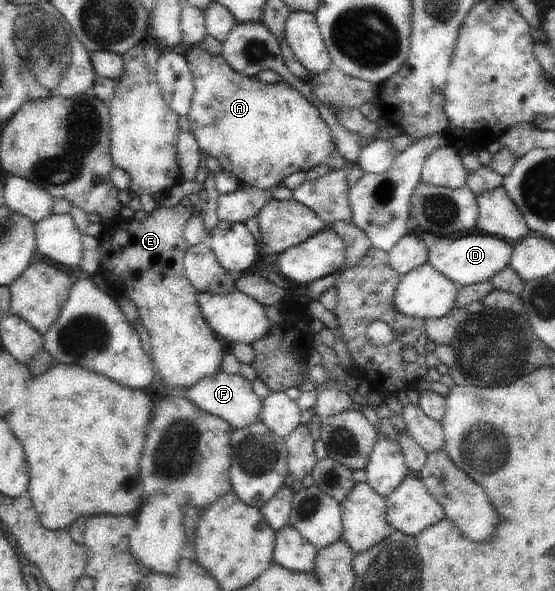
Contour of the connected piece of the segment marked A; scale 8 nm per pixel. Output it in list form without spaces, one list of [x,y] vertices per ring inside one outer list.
[[[199,46],[191,48],[184,56],[194,79],[194,92],[188,113],[189,131],[195,136],[200,149],[218,159],[222,169],[232,173],[241,185],[269,190],[288,175],[307,172],[311,167],[327,165],[335,169],[344,164],[345,160],[337,151],[329,126],[321,118],[319,110],[288,82],[281,80],[267,84],[259,78],[237,73],[229,67],[223,56],[213,56]]]

